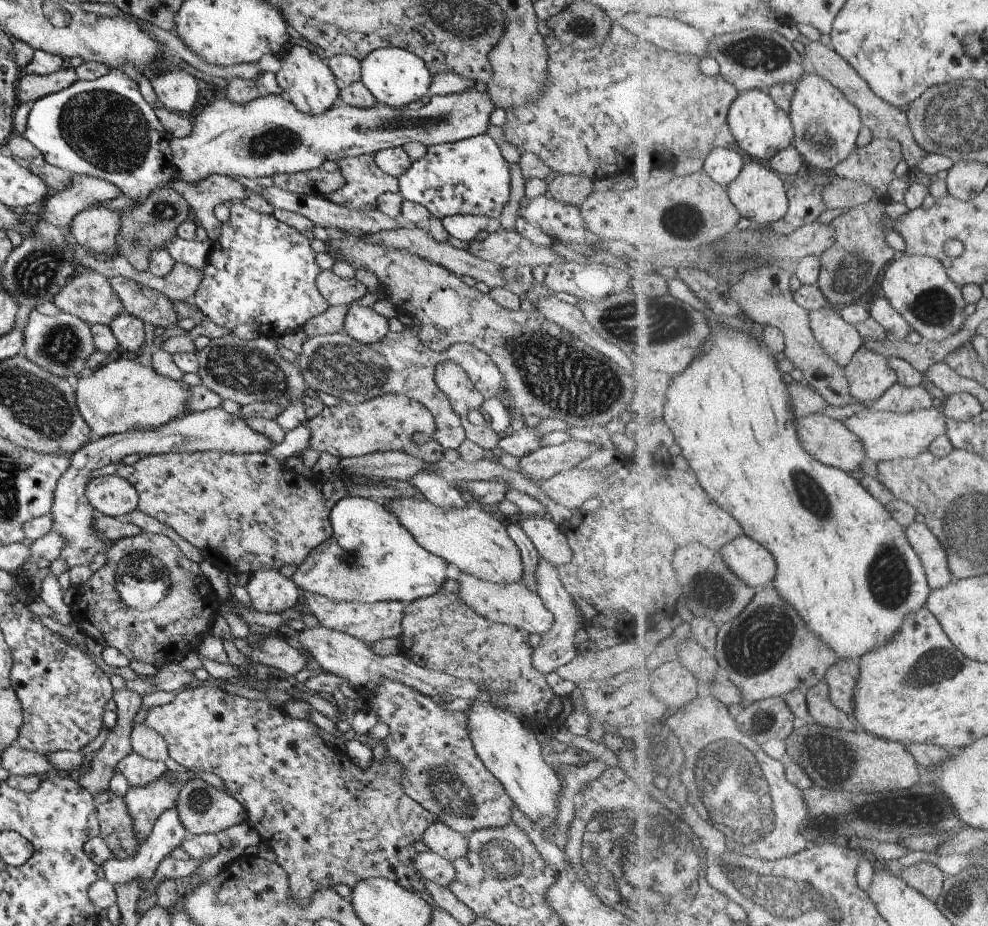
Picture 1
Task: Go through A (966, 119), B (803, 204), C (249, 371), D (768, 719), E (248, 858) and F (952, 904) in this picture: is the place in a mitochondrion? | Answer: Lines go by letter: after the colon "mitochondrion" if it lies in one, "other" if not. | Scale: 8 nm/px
A: mitochondrion
B: other
C: mitochondrion
D: other
E: other
F: other

